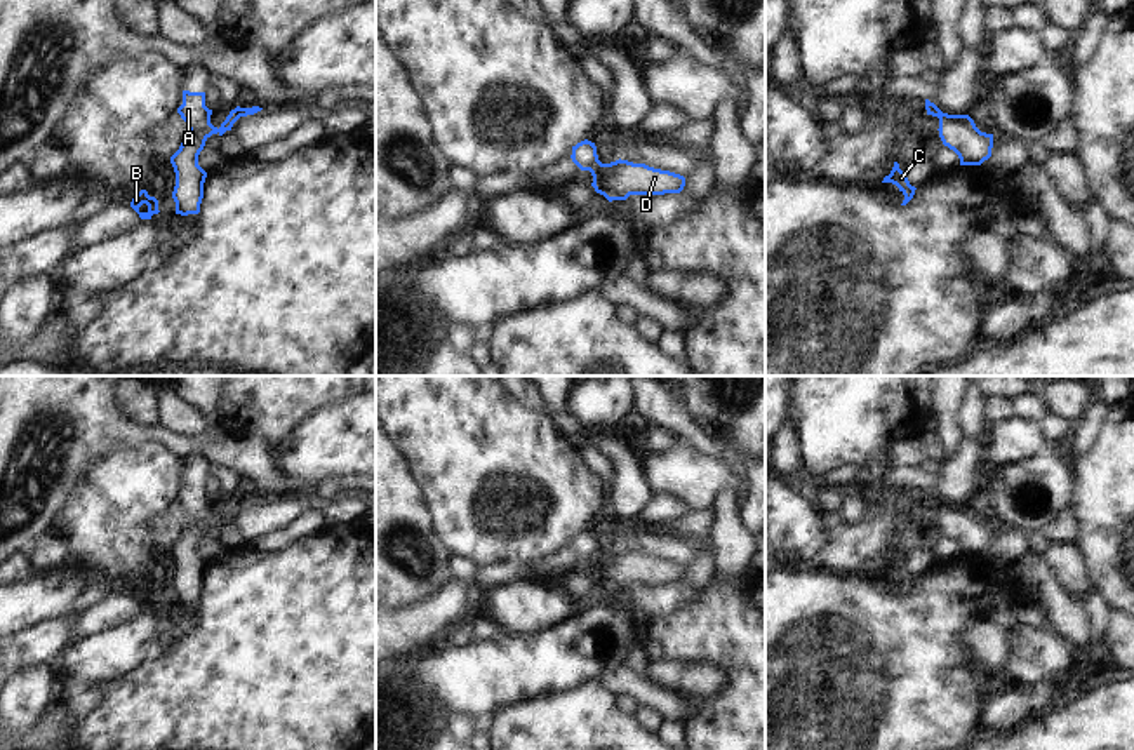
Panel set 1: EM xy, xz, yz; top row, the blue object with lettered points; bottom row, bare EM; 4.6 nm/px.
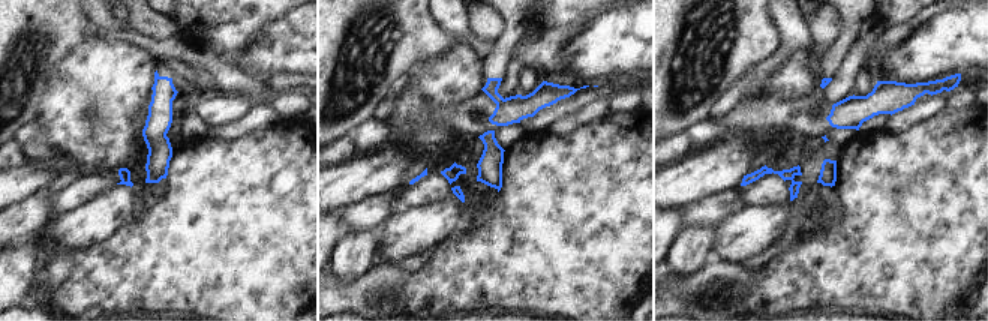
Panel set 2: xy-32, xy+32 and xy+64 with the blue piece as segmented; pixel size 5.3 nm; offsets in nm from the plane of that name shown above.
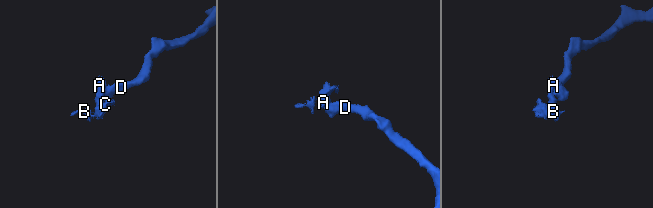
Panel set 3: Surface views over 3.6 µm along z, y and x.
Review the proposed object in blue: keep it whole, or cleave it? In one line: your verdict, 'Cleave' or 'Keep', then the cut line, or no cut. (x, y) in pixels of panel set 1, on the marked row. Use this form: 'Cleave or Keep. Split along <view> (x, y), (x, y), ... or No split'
Cleave. Split along xy (209, 117), (204, 127), (206, 140).

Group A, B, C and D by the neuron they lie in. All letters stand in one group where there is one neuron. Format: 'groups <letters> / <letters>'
groups A B C / D

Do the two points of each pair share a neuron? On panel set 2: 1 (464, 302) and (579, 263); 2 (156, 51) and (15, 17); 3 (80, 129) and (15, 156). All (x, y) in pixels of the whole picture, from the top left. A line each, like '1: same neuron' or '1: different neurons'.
1: same neuron
2: same neuron
3: different neurons

